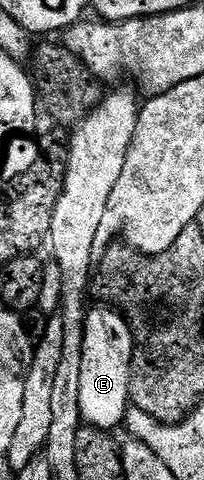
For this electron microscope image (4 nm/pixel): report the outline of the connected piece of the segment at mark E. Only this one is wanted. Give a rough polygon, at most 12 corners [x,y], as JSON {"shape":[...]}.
{"shape":[[122,312],[83,323],[82,423],[115,430],[131,404],[135,339]]}

